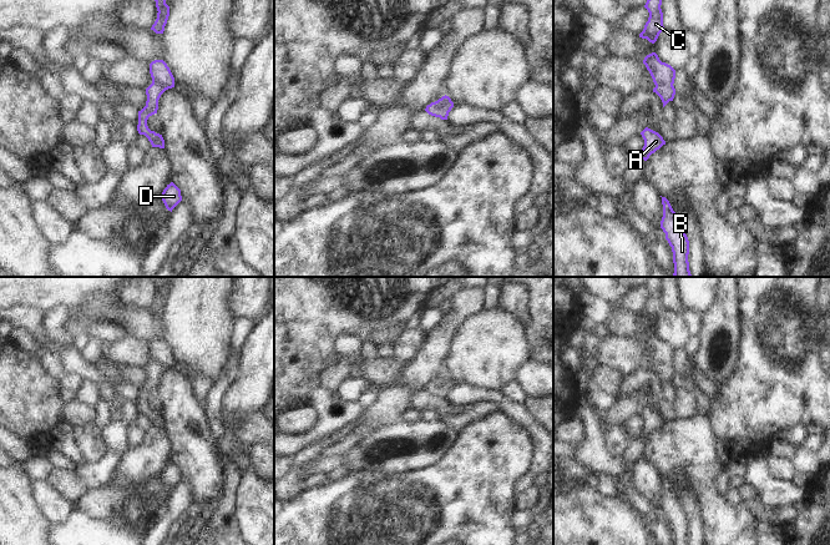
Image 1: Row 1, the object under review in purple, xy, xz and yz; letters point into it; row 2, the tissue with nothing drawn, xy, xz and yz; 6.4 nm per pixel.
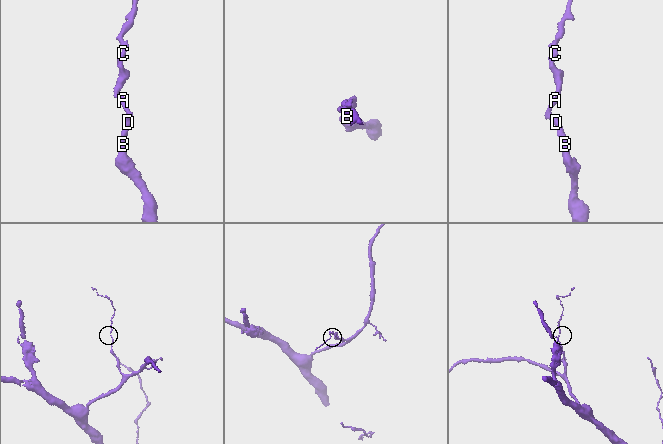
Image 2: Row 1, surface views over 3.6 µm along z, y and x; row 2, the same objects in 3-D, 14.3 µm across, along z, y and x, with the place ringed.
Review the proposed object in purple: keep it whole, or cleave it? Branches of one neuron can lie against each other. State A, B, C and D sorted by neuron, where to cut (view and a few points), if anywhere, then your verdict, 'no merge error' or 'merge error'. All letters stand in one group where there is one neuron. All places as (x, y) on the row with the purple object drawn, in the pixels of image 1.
A B C D | no cut | no merge error

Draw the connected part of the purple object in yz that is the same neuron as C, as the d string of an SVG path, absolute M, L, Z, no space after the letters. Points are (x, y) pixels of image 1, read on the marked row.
M647 0L644 5L649 12L649 17L639 37L647 39L652 44L657 41L659 34L664 30L661 5L662 0Z

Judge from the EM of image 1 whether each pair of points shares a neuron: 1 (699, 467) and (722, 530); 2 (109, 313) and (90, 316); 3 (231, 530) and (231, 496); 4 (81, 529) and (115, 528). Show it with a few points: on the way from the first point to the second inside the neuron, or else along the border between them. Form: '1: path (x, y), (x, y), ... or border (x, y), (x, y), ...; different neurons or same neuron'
1: path (702, 483), (707, 496), (718, 514); same neuron
2: path (104, 316), (95, 316); same neuron
3: path (231, 521), (231, 505); same neuron
4: path (90, 529), (106, 529); same neuron

